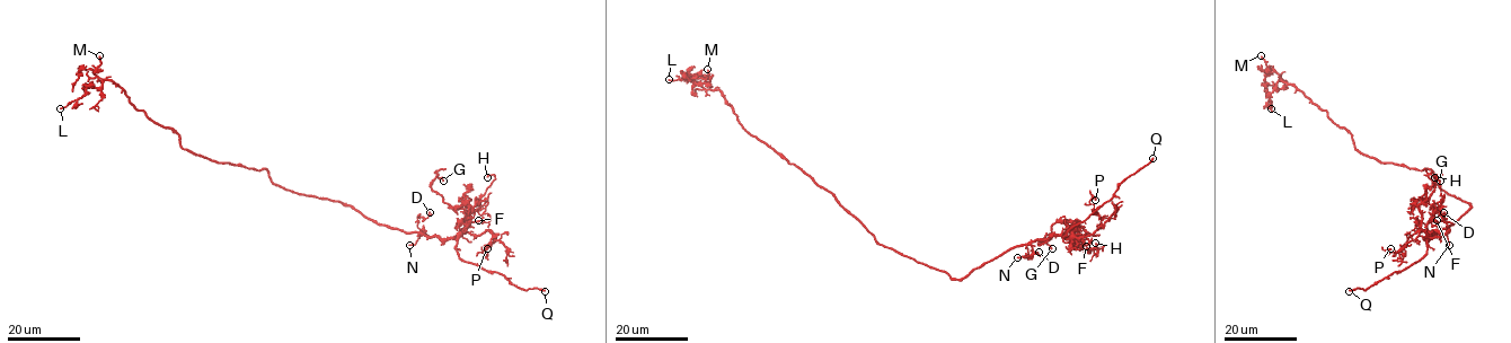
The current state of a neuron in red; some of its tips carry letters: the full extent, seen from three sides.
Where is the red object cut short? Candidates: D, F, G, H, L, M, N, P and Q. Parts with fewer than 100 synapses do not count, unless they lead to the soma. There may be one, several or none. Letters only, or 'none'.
Q

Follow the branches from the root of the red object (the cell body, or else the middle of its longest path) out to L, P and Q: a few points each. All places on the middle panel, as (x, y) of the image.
L: (887, 247), (830, 192), (750, 134), (719, 90), (694, 82), (695, 76), (669, 79)
P: (887, 247), (961, 279), (1015, 246), (1053, 236), (1093, 234), (1101, 223), (1089, 203), (1092, 195), (1095, 200)
Q: (887, 247), (961, 279), (1015, 246), (1066, 236), (1152, 158)

